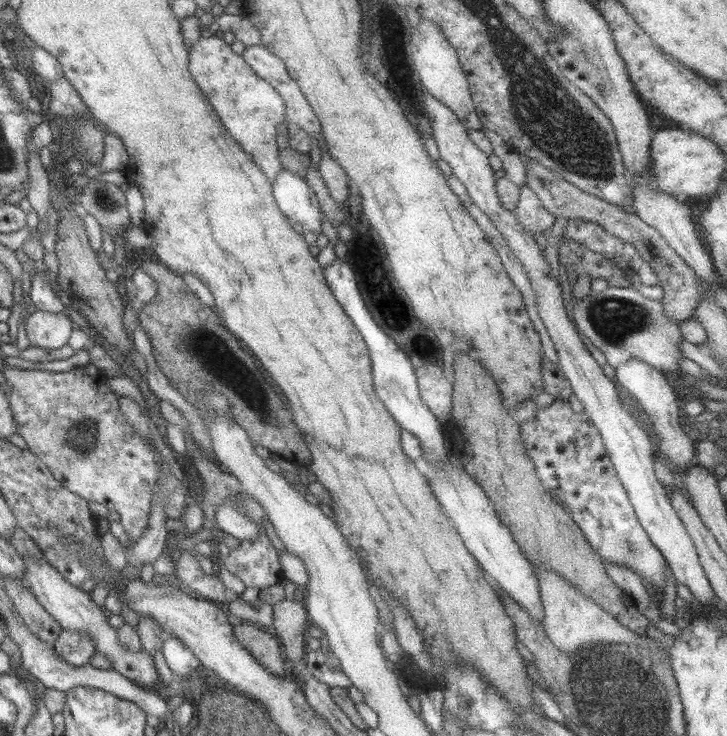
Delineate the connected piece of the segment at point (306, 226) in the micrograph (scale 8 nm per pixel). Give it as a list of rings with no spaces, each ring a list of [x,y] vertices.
[[[285,168],[275,178],[273,195],[278,206],[300,231],[322,232],[322,210],[319,198],[304,177]]]

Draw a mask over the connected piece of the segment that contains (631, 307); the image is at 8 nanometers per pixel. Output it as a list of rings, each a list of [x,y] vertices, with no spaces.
[[[608,287],[603,292],[590,292],[581,300],[572,295],[572,316],[582,333],[600,349],[612,367],[632,359],[642,359],[650,366],[672,376],[681,372],[682,332],[679,322],[664,314],[663,300],[644,298],[633,287]]]

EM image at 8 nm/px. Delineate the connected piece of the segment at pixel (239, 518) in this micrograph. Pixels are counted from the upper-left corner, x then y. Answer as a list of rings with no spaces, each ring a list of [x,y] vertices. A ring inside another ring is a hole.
[[[228,502],[216,505],[214,519],[224,532],[240,540],[256,538],[262,530],[255,522],[246,518],[238,509],[228,504]]]

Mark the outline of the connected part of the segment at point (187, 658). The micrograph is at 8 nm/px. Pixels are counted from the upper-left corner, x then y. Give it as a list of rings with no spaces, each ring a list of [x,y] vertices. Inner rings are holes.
[[[176,636],[165,641],[162,651],[175,678],[188,678],[201,665],[196,655]]]

